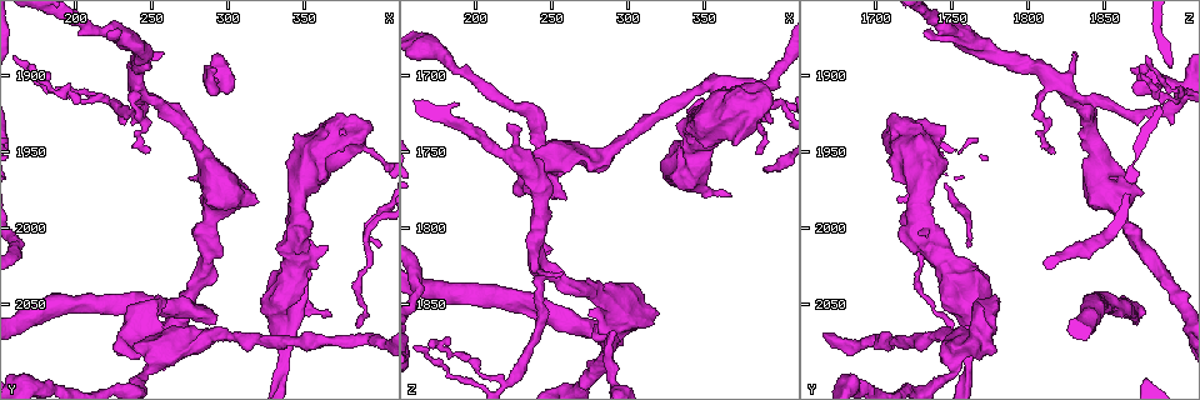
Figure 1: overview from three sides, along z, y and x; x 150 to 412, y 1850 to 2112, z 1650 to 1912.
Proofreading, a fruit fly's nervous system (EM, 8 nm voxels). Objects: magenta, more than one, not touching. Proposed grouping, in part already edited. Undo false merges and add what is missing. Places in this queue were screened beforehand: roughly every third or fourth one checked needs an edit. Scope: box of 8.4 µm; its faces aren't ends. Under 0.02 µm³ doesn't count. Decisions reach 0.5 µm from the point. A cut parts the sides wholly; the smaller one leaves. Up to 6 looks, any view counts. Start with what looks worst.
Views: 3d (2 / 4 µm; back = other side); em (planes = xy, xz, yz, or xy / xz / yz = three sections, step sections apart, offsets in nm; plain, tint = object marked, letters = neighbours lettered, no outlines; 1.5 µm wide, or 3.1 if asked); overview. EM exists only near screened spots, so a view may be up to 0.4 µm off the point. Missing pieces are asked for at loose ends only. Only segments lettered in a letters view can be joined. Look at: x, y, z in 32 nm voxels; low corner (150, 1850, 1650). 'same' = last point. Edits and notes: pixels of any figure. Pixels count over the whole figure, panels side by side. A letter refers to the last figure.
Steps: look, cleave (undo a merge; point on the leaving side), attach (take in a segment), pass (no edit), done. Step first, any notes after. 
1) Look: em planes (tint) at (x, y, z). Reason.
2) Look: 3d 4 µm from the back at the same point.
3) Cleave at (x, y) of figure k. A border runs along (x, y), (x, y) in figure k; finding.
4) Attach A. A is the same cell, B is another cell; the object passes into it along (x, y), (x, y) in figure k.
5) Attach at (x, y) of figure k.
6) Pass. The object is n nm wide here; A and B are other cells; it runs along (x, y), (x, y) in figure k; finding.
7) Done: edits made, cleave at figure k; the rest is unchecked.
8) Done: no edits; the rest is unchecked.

Look: em planes (plain) at (292, 2062, 1870). Branch stops here.

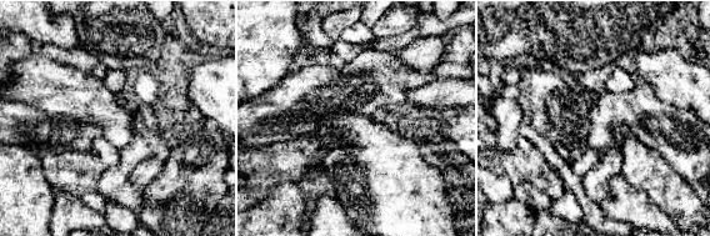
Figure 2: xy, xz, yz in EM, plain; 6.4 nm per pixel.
Look: em planes (letters) at the same point. See the neighbours.

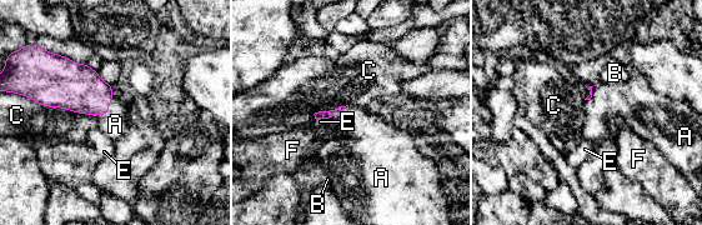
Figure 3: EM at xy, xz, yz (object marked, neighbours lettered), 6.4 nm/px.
Attach at (115, 124) of figure 3. A is the same cell, B, C, E and F are other cells; the object passes into it along (78, 88), (108, 111), (115, 124) in figure 3; it goes on there.

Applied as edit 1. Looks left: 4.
Look: em planes (tint) at (318, 1982, 1854). Stops while still wide.

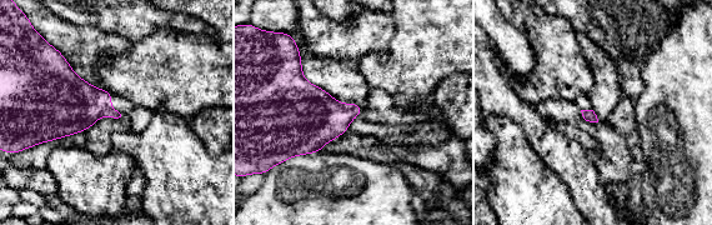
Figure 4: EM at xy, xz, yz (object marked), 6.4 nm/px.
Look: em planes (letters) at the same point. What lies round it.

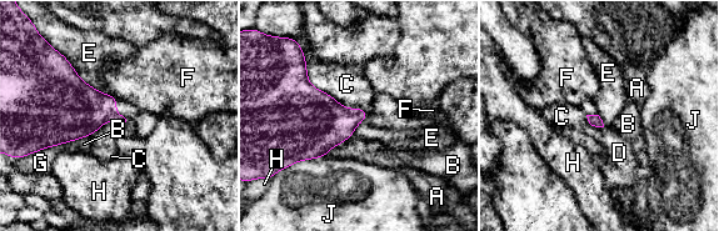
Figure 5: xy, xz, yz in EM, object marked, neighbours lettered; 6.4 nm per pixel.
Pass. A, B, C, D, E, F, G, H and J are other cells; a border runs along (299, 45), (314, 86), (365, 110) in figure 5; none of them fits.

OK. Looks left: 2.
Done: edits made, attach at figure 3; the rest is unchecked.

